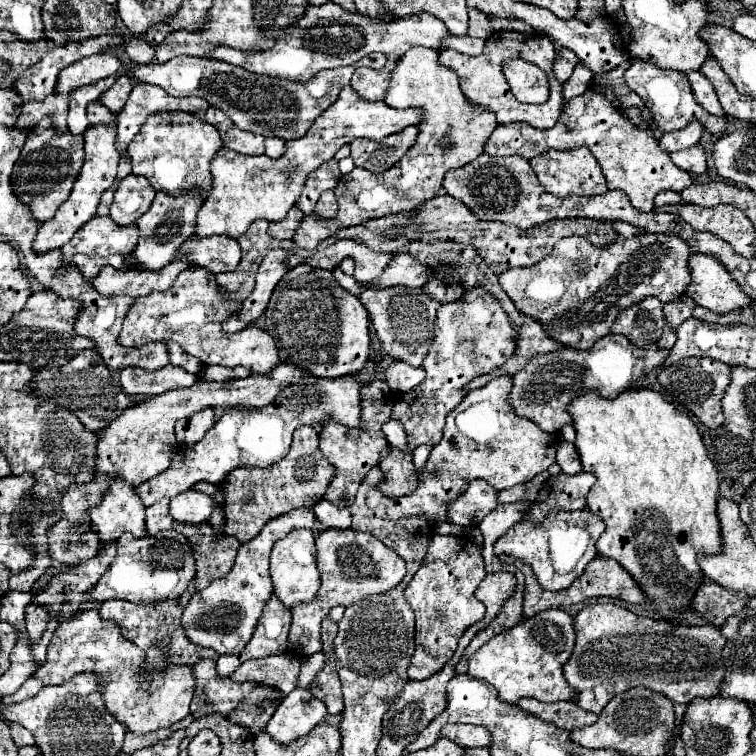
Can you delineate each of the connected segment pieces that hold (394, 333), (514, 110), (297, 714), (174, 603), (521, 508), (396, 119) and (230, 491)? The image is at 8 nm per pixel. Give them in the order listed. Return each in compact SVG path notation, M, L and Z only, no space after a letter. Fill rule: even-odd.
M394 286L394 288L384 288L384 290L364 290L360 294L360 302L366 306L370 320L374 324L376 336L386 350L388 356L394 360L408 362L410 366L420 366L422 360L426 358L426 352L432 342L434 334L434 320L436 320L436 310L438 302L426 296L420 288L406 288L406 286Z
M494 32L484 46L484 52L480 56L466 56L454 50L442 50L438 54L442 66L452 68L458 72L460 88L466 100L472 104L490 110L496 116L498 124L512 124L512 122L526 122L534 128L550 128L556 124L562 108L562 84L554 78L552 62L554 62L554 44L548 36L538 34L520 34L520 32ZM508 58L522 58L532 60L532 64L540 66L550 82L550 100L546 104L522 104L514 100L514 94L510 94L510 86L506 86L506 78L502 74L502 62Z
M306 688L292 690L274 712L272 720L266 726L266 732L278 738L282 744L290 744L292 740L308 734L316 724L320 724L326 716L326 706L318 702Z
M184 592L180 598L162 600L162 602L150 602L150 604L134 604L134 602L126 602L126 600L106 600L100 606L100 616L106 618L106 620L114 620L120 626L122 636L126 636L138 648L146 650L146 646L156 646L156 644L166 648L166 646L172 644L172 648L168 648L168 652L166 652L168 664L190 666L190 664L194 664L194 662L198 662L202 658L216 660L220 656L216 650L190 644L190 640L184 634L184 628L180 624L180 616L182 616L190 596L192 596L190 592Z
M518 502L518 504L498 504L496 510L492 510L480 524L480 532L484 536L484 548L482 548L482 556L484 556L484 564L490 570L510 570L510 564L502 564L500 558L494 554L494 544L498 542L498 538L502 538L516 520L520 520L526 512L530 510L530 502Z
M346 86L340 92L340 98L314 122L314 126L308 130L308 134L304 138L286 142L286 154L280 160L270 160L266 154L262 154L262 156L244 156L244 154L238 154L238 152L226 150L226 148L218 150L218 154L214 154L214 158L210 162L212 190L206 196L202 208L198 210L196 236L206 238L206 236L220 234L220 236L230 236L230 238L240 238L254 220L260 220L260 218L264 218L268 222L282 220L288 214L288 210L296 204L308 174L312 170L316 170L322 162L334 158L334 154L344 144L350 144L354 138L368 138L368 140L376 140L378 142L378 140L382 140L382 138L386 138L390 134L402 132L406 126L420 126L420 124L422 124L422 110L414 110L414 108L394 110L394 108L386 106L384 102L368 102L368 100L360 98L354 92L352 86Z
M302 426L294 432L294 440L290 452L282 458L282 462L272 464L268 468L256 466L240 466L232 470L226 480L220 484L226 496L224 512L226 512L226 534L238 538L240 544L250 542L262 526L294 508L314 508L326 494L328 484L334 478L334 468L330 468L328 460L318 450L318 432L314 426ZM304 462L312 466L304 466ZM252 494L254 498L246 502L246 496Z

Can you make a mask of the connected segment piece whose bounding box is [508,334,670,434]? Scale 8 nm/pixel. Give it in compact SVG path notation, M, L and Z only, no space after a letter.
M606 334L604 338L600 338L590 350L574 350L574 348L560 348L556 352L548 352L548 354L538 354L534 356L518 374L514 374L512 382L512 390L510 390L510 406L514 410L514 414L518 414L520 418L528 418L532 420L540 430L546 430L548 434L558 434L562 426L572 424L570 414L566 412L566 406L586 394L588 390L598 390L604 398L616 398L620 396L624 390L632 388L634 382L638 382L642 376L648 376L652 370L660 368L664 364L664 360L668 358L670 350L666 348L658 348L656 344L650 344L646 348L638 348L634 346L630 340L626 340L624 336L618 334Z

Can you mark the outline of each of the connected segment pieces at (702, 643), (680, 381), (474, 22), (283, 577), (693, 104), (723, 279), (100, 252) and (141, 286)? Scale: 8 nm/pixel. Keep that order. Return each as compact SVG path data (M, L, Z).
M592 604L584 610L580 610L576 616L576 646L574 646L574 652L572 652L572 658L568 660L568 664L564 666L564 676L568 680L568 684L572 688L578 690L578 706L588 710L588 712L594 712L594 714L600 714L602 708L620 692L626 692L628 688L634 688L634 686L644 686L644 688L650 688L650 690L656 690L660 694L664 694L666 698L670 698L672 702L676 704L690 704L690 700L702 696L702 698L714 698L714 696L720 696L720 688L722 688L722 678L724 678L724 662L722 662L722 648L724 648L724 642L726 638L722 638L722 632L716 628L716 626L682 626L682 624L670 624L670 622L664 622L664 620L652 620L652 618L642 618L642 616L636 616L616 604Z
M686 358L678 364L672 364L668 368L662 368L658 372L658 384L664 390L664 398L668 402L682 404L686 406L704 426L708 428L718 428L724 422L722 408L720 408L720 398L730 382L730 372L732 368L726 366L724 362L710 360L710 358Z
M470 10L468 14L470 14L470 28L468 28L468 34L486 40L486 38L494 32L490 18L488 18L486 14L478 12L478 10Z
M294 528L286 538L280 538L270 556L270 576L274 582L274 592L280 602L288 608L296 604L310 602L318 588L320 588L320 574L316 570L316 546L314 546L314 532L310 528Z
M632 62L630 70L624 74L628 86L642 98L642 102L646 104L646 108L652 114L652 120L656 124L656 128L660 132L672 132L672 130L680 130L684 128L690 120L698 120L702 122L702 126L714 134L720 136L724 134L728 122L724 116L712 116L708 114L694 98L692 90L690 90L690 82L686 80L686 76L682 72L674 72L674 70L662 70L654 64L648 62Z
M692 254L688 258L690 284L686 294L702 308L716 314L726 314L742 306L750 306L752 300L742 292L730 272L708 254Z
M94 216L90 222L86 222L74 238L60 248L62 258L70 262L76 254L86 256L112 256L122 254L128 256L134 252L134 246L138 244L138 226L118 226L110 216Z
M174 260L168 266L164 266L158 272L148 272L148 270L116 270L112 266L104 266L100 274L92 280L94 288L102 296L118 296L118 294L128 294L132 298L150 294L150 292L164 292L172 286L176 276L186 270L190 264Z

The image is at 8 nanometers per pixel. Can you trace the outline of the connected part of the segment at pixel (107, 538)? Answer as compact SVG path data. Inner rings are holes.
M116 478L102 504L90 510L90 518L100 536L102 546L116 542L124 532L132 532L136 538L144 538L144 510L146 506L134 494L134 488Z

